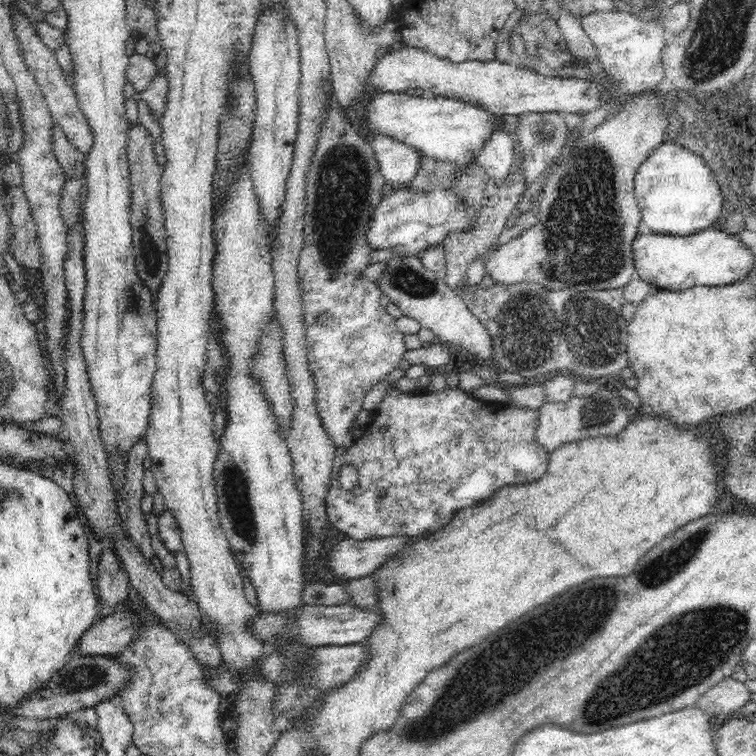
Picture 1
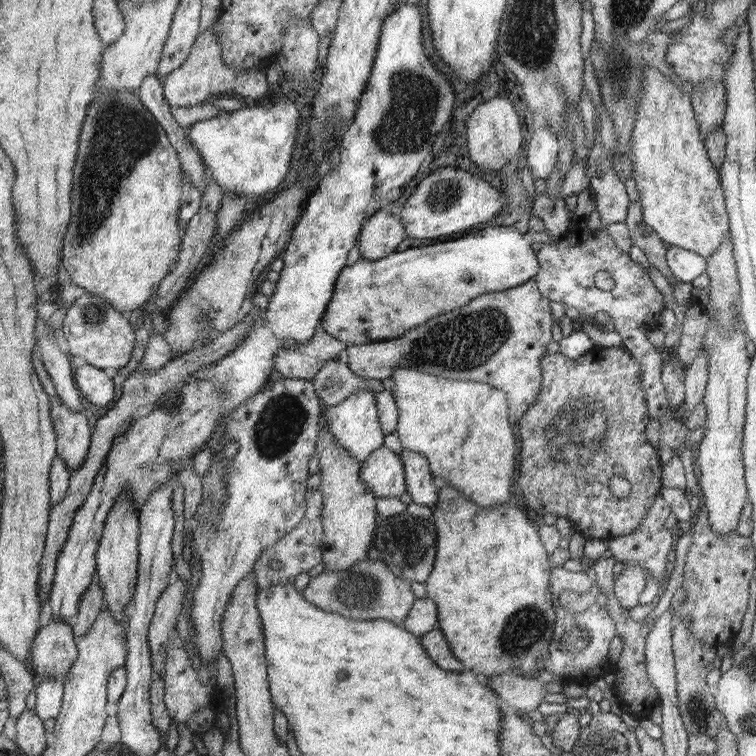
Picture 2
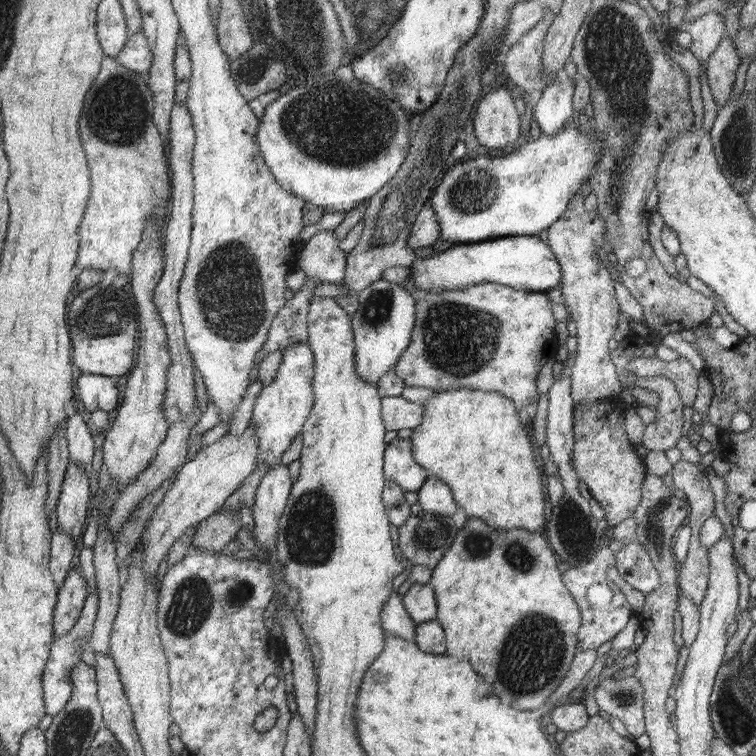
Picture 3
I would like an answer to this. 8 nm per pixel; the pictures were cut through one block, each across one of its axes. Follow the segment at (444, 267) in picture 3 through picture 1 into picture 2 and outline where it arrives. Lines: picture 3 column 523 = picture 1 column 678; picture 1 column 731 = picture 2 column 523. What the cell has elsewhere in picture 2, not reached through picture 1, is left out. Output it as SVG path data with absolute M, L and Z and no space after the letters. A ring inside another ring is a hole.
M488 226L464 240L450 240L440 244L423 247L403 247L378 260L360 257L352 266L346 266L335 284L335 292L328 303L319 327L324 332L342 340L348 345L362 345L366 342L385 341L402 336L414 326L424 324L426 320L450 312L468 304L474 298L491 292L519 287L534 279L540 271L538 253L532 249L532 243L526 233L512 226Z

